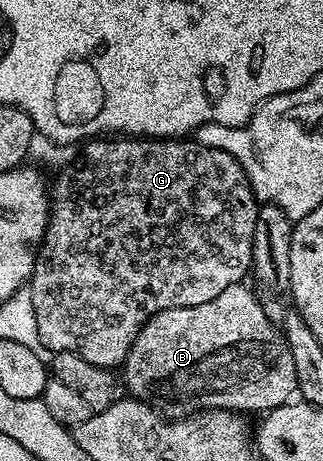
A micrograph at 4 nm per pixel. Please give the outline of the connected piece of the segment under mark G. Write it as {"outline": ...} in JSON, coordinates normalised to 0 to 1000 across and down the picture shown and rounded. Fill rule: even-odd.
{"outline":[[[365,295],[350,304],[269,306],[235,345],[189,362],[183,377],[192,380],[161,395],[161,419],[152,423],[155,475],[142,479],[142,510],[130,514],[130,529],[118,536],[118,562],[105,566],[105,592],[93,597],[87,614],[99,662],[111,672],[124,738],[155,759],[235,764],[235,772],[260,772],[272,790],[331,798],[375,796],[433,711],[467,685],[533,668],[644,659],[644,651],[669,651],[669,642],[681,642],[693,625],[740,618],[759,605],[749,601],[777,592],[780,512],[793,503],[805,438],[786,427],[786,410],[774,403],[759,364],[706,330],[625,317],[607,304]]]}

